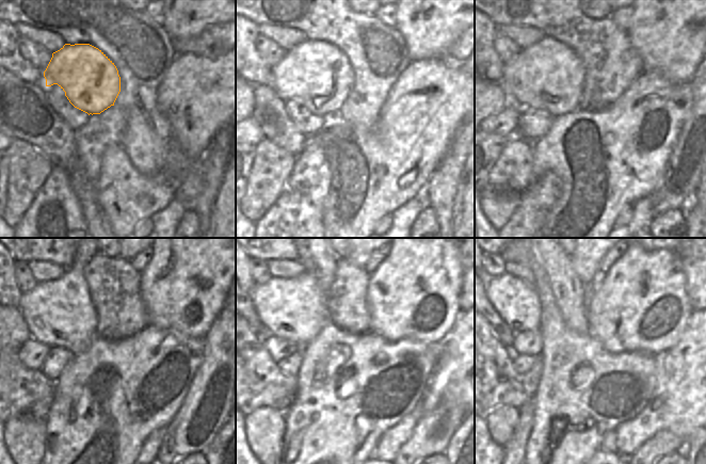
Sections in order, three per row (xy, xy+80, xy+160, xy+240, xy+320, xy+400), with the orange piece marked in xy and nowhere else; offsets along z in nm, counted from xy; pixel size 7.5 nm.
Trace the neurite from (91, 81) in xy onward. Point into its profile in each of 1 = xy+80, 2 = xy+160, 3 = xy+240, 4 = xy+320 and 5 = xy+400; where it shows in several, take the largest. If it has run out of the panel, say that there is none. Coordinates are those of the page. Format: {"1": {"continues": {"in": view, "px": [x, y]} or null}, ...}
{"1": {"continues": {"in": "xy+80", "px": [316, 73]}}, "2": {"continues": {"in": "xy+160", "px": [547, 75]}}, "3": {"continues": {"in": "xy+240", "px": [60, 313]}}, "4": {"continues": {"in": "xy+320", "px": [295, 309]}}, "5": {"continues": {"in": "xy+400", "px": [517, 303]}}}

